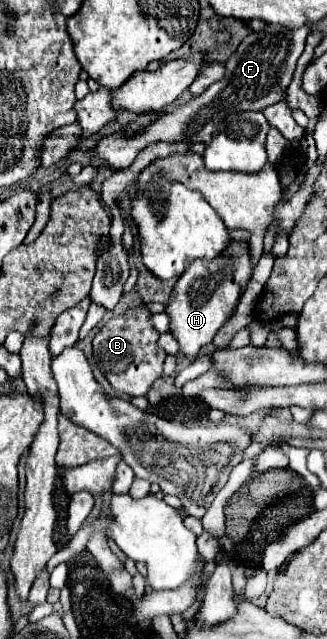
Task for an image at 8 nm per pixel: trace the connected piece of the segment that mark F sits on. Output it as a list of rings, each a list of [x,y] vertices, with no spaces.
[[[265,26],[257,32],[251,32],[243,38],[237,52],[227,60],[225,64],[225,78],[209,86],[201,96],[187,102],[185,106],[163,114],[157,122],[153,122],[143,132],[137,132],[131,138],[123,138],[121,134],[103,136],[93,148],[91,154],[99,160],[105,160],[111,168],[123,170],[127,168],[139,150],[153,142],[205,142],[209,144],[213,140],[213,134],[217,134],[217,126],[221,118],[233,112],[243,110],[263,110],[271,104],[277,104],[281,100],[281,92],[289,86],[297,58],[303,54],[305,38],[307,38],[309,26],[301,26],[295,30],[281,28],[281,26]]]

